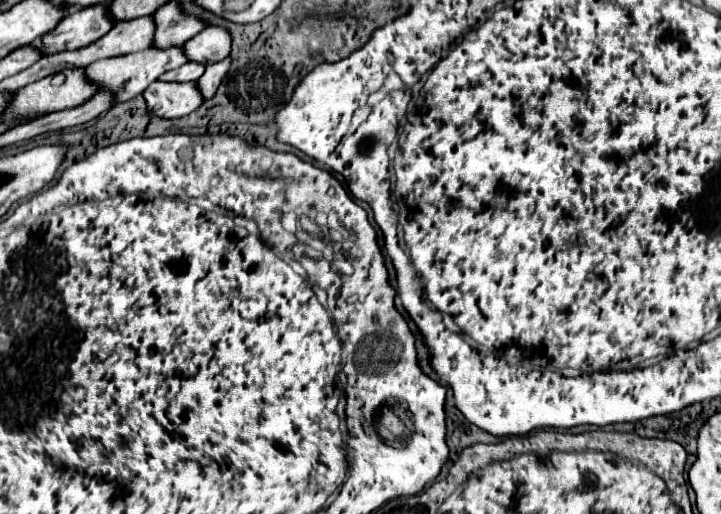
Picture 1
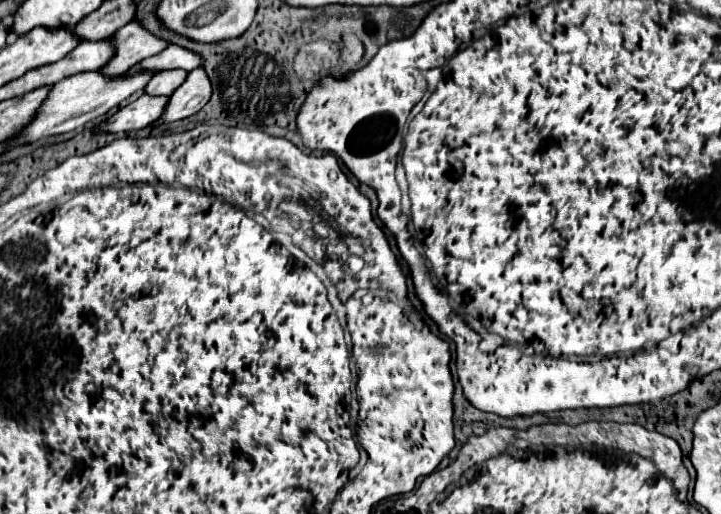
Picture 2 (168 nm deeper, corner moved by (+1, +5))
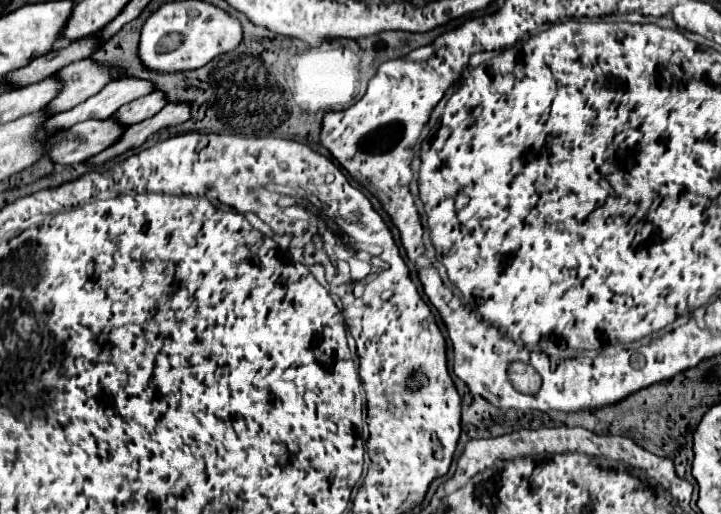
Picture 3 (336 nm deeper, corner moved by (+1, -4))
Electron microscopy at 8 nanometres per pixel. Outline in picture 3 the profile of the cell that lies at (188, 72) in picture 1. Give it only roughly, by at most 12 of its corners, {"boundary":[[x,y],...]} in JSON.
{"boundary":[[151,92],[125,106],[111,118],[131,124],[155,116],[165,104],[163,92]]}

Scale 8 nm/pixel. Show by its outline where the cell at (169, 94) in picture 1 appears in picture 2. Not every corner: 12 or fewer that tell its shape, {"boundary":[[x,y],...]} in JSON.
{"boundary":[[141,95],[101,125],[119,133],[153,125],[169,97]]}

